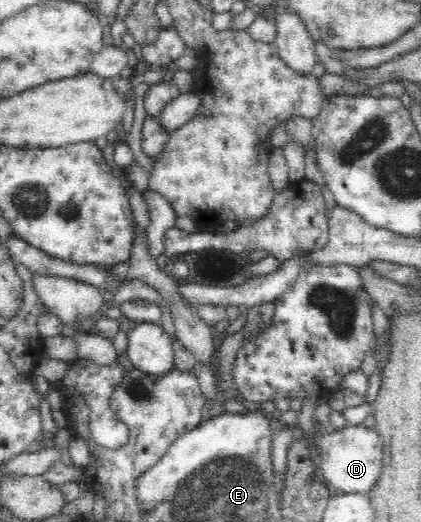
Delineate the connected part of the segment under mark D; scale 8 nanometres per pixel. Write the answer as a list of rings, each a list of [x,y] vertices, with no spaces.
[[[346,424],[332,433],[319,435],[319,453],[316,457],[319,477],[332,493],[368,493],[379,481],[383,466],[382,440],[375,428]]]

